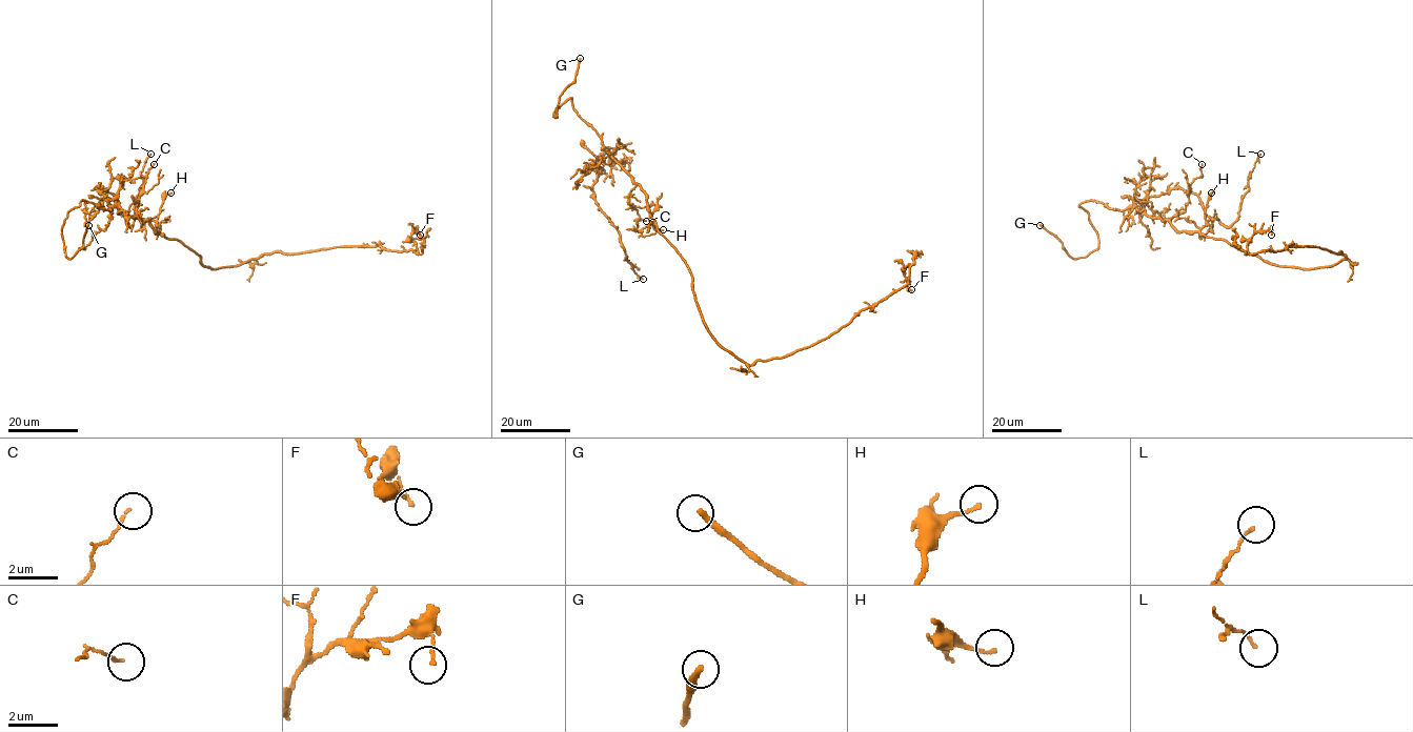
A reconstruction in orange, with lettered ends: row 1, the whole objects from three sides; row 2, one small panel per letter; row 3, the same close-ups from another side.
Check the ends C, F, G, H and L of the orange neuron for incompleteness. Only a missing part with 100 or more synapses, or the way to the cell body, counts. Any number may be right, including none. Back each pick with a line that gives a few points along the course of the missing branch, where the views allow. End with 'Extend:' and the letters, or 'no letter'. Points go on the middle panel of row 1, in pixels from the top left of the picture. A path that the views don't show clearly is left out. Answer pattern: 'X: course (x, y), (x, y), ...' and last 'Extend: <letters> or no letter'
G: course (580, 58), (600, 51), (600, 43), (626, 45), (632, 39), (631, 28)
Extend: G

